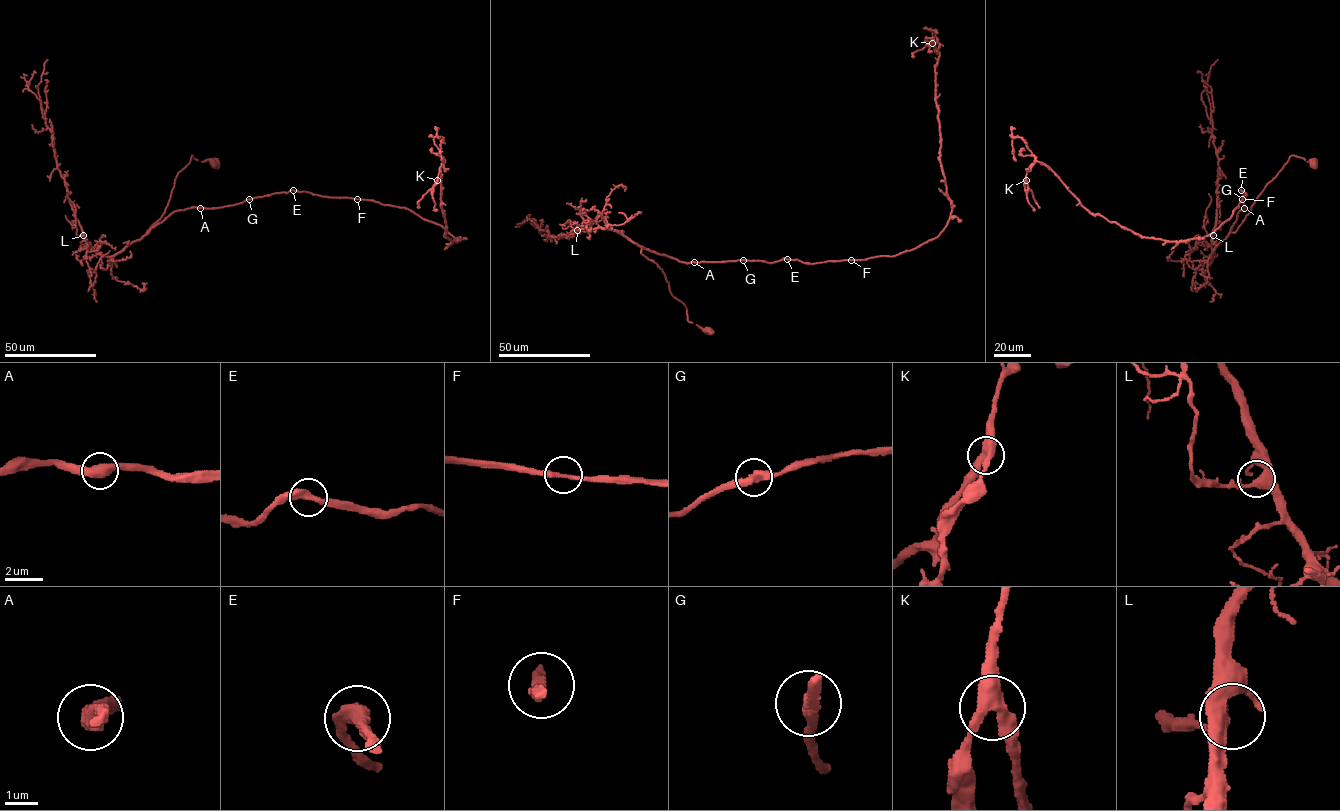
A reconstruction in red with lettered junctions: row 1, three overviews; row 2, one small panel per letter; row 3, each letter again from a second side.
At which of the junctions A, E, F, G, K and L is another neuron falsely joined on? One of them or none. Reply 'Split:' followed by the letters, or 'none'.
Split: none

